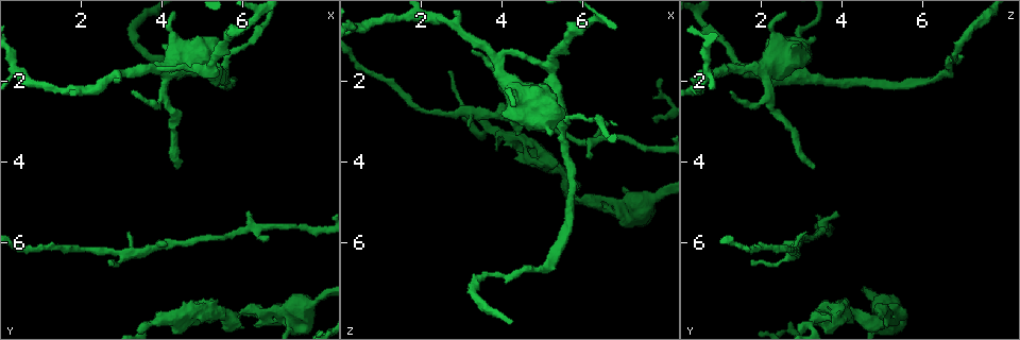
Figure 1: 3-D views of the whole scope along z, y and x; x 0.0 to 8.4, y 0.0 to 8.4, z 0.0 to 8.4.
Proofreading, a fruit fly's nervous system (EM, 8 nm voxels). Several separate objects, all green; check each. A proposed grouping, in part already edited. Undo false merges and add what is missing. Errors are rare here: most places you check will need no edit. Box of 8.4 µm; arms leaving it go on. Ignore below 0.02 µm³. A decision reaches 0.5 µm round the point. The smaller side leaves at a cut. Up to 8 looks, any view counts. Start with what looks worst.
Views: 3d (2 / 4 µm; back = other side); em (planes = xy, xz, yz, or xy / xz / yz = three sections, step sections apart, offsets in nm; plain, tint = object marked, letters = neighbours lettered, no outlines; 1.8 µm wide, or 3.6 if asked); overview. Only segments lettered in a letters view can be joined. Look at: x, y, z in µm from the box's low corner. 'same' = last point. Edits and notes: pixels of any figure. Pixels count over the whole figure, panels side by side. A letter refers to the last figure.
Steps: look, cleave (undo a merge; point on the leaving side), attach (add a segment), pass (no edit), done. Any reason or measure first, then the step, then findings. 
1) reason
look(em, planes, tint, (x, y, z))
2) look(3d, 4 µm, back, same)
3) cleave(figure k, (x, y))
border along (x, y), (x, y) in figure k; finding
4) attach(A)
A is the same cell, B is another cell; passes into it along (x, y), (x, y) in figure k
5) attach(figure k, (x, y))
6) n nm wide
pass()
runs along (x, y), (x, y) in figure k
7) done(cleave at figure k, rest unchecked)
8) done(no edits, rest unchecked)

abrupt turn
look(3d, 4 µm, (5.15, 1.45, 2.40))

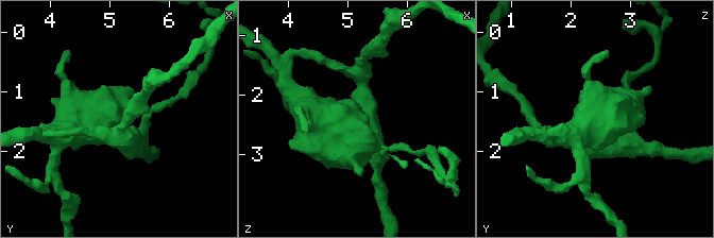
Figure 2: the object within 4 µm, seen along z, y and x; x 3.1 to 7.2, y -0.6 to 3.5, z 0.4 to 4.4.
shape alone is not enough
look(em, 3.6 µm, planes, letters, (5.20, 1.55, 2.35))

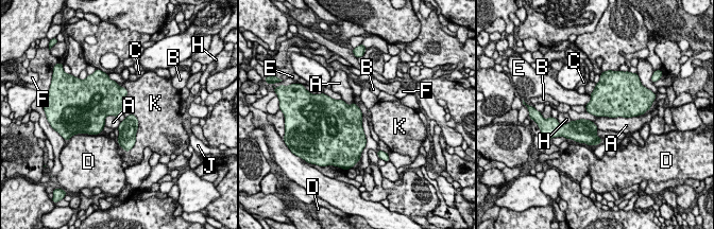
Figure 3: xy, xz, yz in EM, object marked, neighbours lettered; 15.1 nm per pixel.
320 nm wide
pass()
A, B, C, D, E, F, H, J and K are other cells; border along (599, 116), (631, 118) in figure 3; continuous, no second neuron

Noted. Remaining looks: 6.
three arms meet
look(em, 3.6 µm, planes, plain, (7.10, 7.65, 5.05))

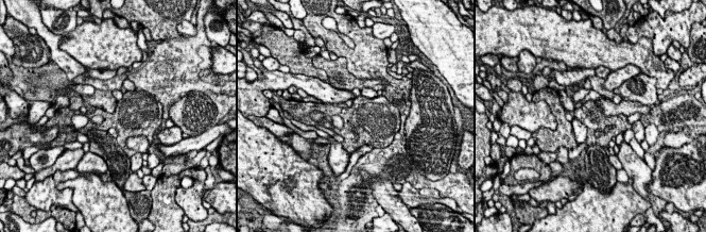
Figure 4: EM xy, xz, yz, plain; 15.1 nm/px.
look(em, 3.6 µm, planes, tint, same)

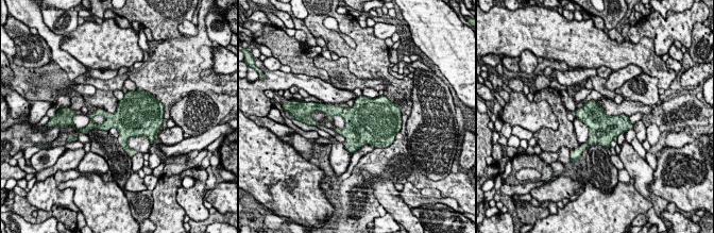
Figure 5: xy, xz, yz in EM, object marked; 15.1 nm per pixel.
what lies round it
look(em, 3.6 µm, planes, letters, same)

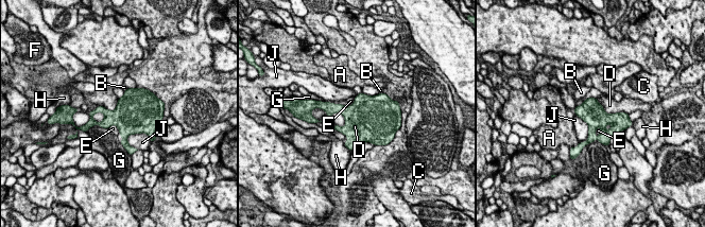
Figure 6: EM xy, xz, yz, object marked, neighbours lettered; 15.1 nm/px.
pass()
A, B, C, D, E, F, G, H and J are other cells; border along (596, 99), (606, 112), (629, 114) in figure 6; all the same neuron

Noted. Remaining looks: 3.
an open end
look(em, planes, letters, (4.30, 7.75, 3.95))

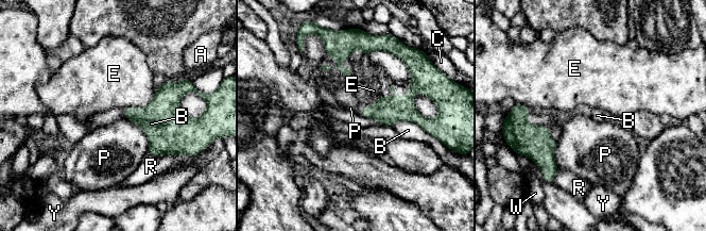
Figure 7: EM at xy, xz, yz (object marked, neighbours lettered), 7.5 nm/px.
pass()
A, B, C, E, P, R, W and Y are other cells; border along (393, 125), (411, 120), (428, 133) in figure 7; no lettered segment goes on from it

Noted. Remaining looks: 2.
done(no edits, rest unchecked)

